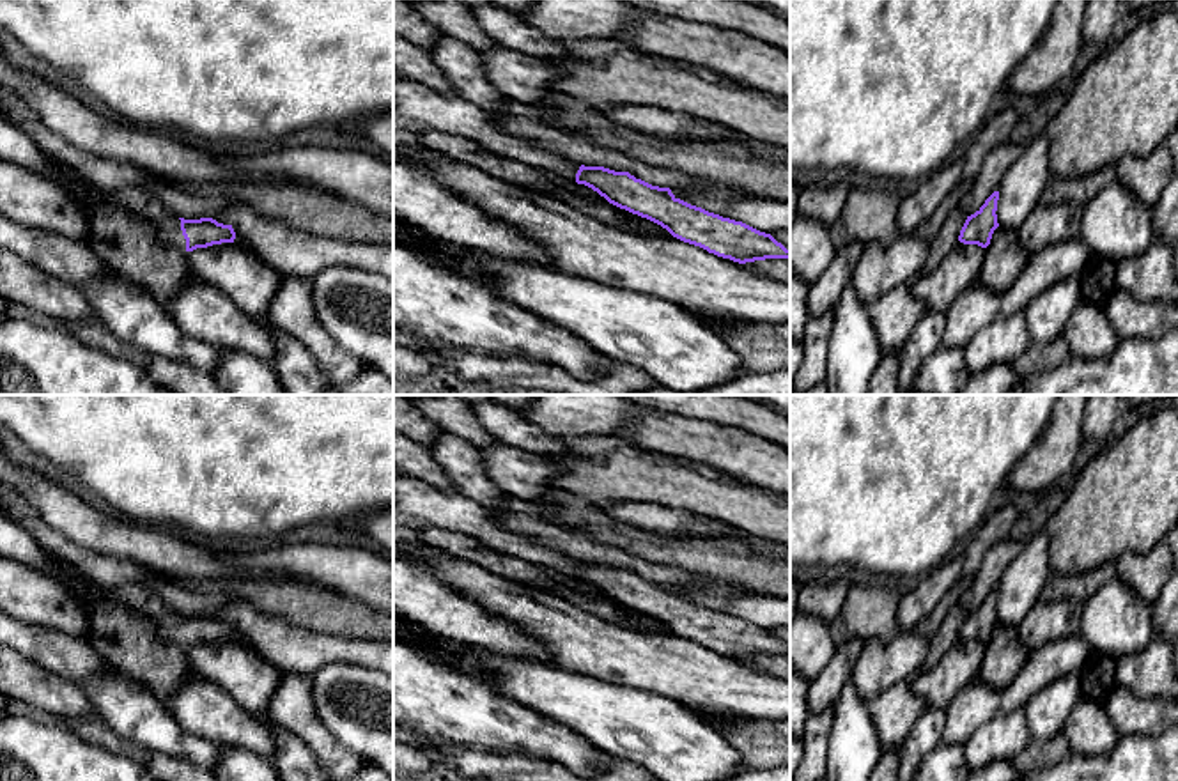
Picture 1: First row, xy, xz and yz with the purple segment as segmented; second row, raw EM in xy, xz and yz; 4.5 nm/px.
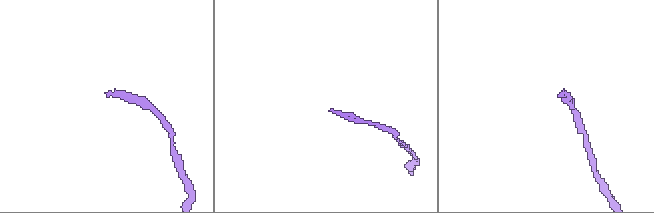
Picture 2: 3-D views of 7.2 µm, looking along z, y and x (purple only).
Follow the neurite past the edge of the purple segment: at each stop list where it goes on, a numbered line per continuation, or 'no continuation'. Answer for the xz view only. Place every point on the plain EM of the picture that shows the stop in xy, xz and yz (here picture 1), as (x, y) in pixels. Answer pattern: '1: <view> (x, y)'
1: xz (415, 503)

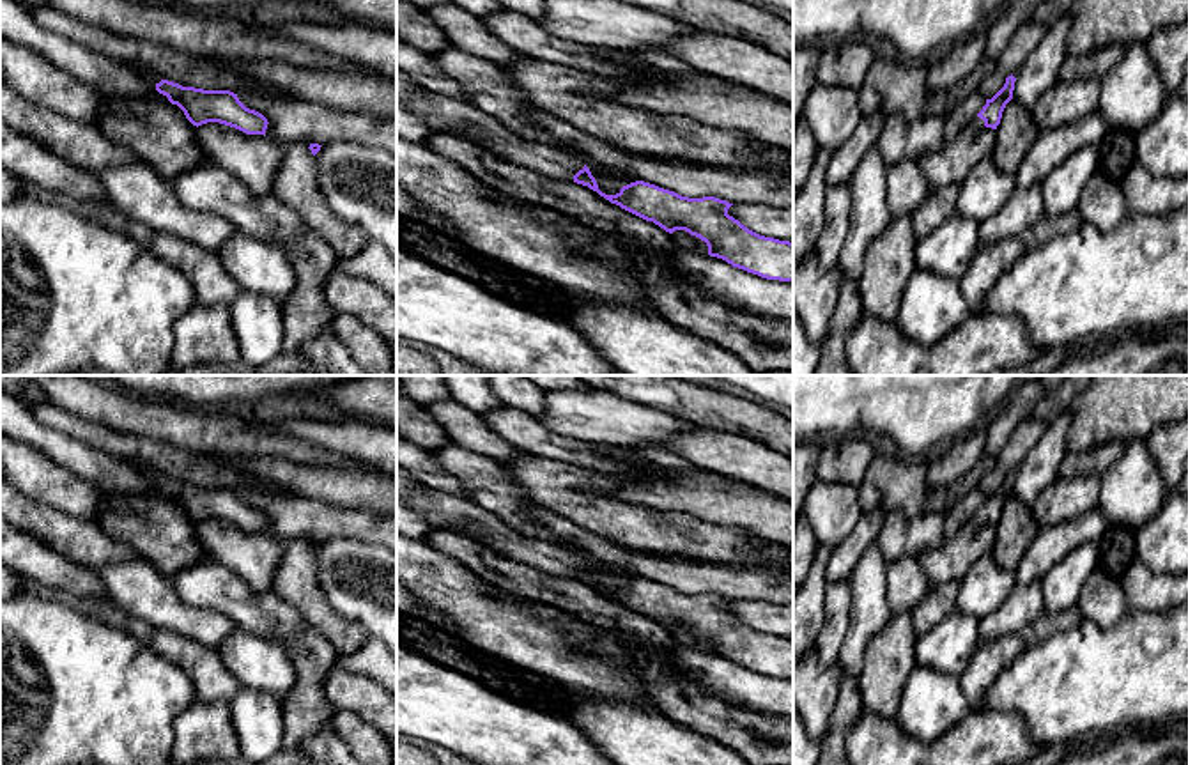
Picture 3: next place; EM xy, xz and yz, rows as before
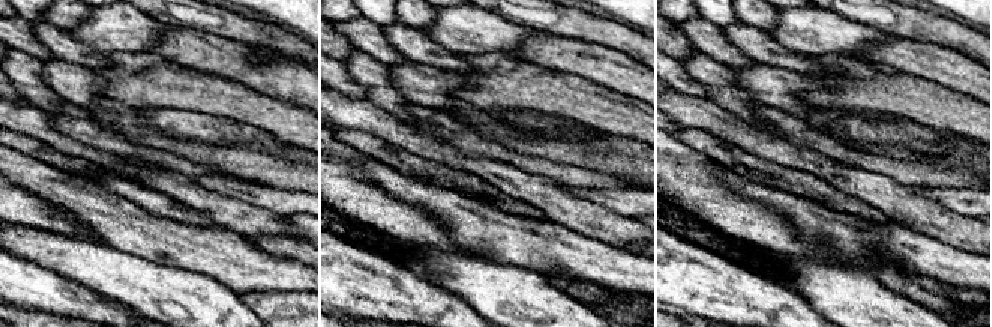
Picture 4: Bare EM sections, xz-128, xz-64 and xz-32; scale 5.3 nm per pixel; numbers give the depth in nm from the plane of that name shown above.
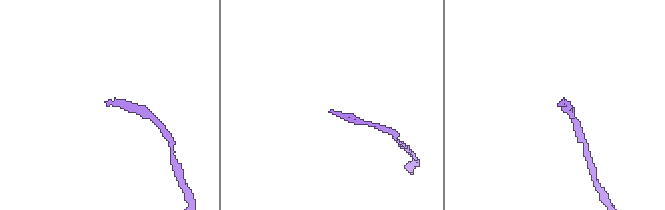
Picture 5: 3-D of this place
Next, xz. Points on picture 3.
1: xz (441, 510)

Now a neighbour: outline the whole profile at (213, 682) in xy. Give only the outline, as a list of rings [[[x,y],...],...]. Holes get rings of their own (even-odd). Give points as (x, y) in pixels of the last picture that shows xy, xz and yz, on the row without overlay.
[[[156,630],[149,646],[181,668],[195,685],[197,701],[230,701],[244,685],[228,671],[216,648],[174,632]]]

